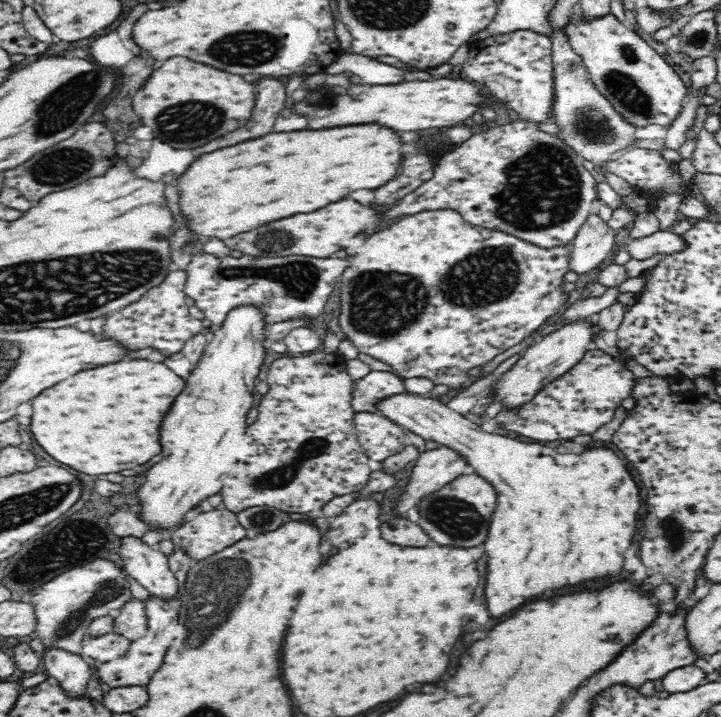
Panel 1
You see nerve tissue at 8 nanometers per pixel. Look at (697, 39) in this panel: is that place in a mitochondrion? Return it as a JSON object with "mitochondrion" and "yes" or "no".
{"mitochondrion":"yes"}

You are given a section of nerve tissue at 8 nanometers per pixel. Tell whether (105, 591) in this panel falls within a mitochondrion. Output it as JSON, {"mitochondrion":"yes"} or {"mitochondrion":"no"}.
{"mitochondrion":"yes"}

